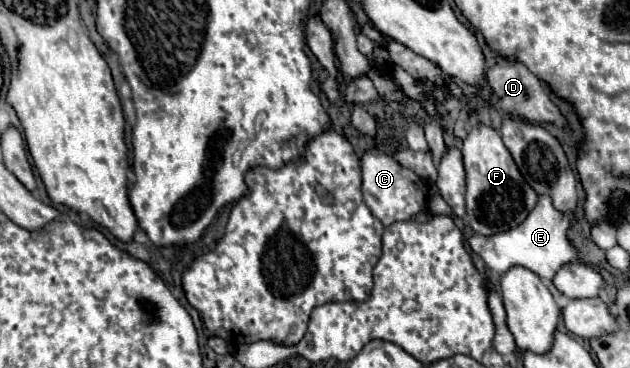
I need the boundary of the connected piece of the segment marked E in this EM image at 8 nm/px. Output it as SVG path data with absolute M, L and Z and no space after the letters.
M539 196L535 208L529 212L529 216L513 230L507 230L503 234L493 234L493 236L471 236L469 246L473 252L477 252L489 270L495 270L499 274L505 274L511 266L521 264L527 266L531 272L539 274L541 278L553 278L557 270L565 264L579 264L579 252L569 240L569 228L573 228L573 220L569 214L559 212L551 198Z

